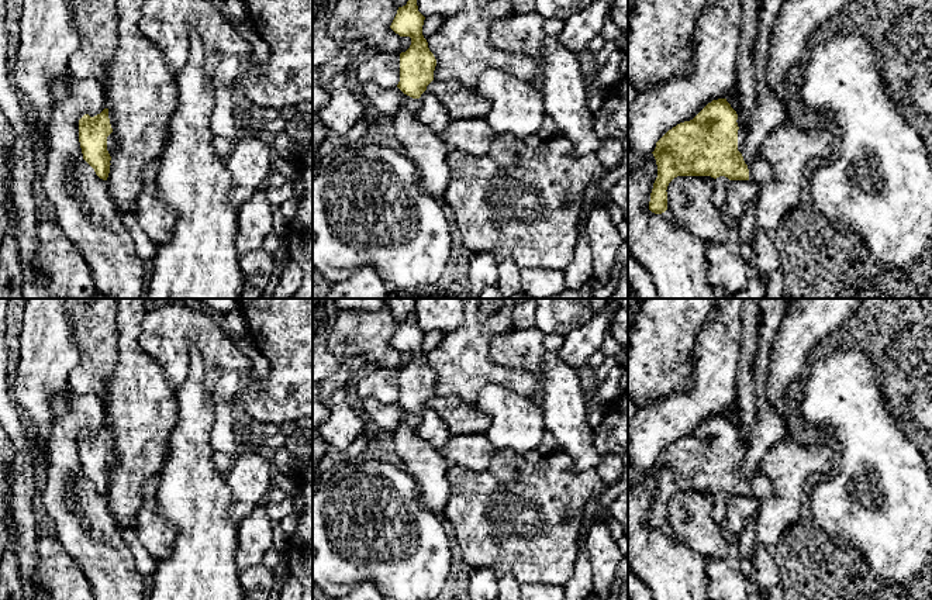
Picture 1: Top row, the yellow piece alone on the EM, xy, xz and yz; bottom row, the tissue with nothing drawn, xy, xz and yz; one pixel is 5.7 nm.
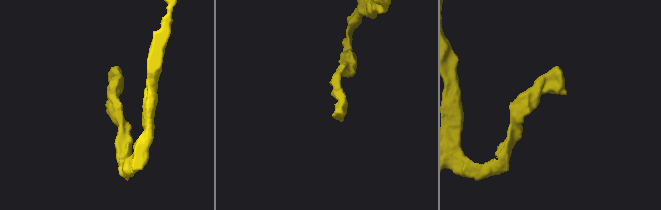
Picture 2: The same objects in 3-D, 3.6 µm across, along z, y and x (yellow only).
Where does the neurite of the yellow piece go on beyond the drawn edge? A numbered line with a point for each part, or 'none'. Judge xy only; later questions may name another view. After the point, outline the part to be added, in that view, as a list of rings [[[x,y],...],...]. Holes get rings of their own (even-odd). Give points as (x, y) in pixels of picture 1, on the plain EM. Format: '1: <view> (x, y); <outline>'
1: xy (111, 455); [[[111,448],[108,452],[107,452],[107,466],[110,469],[110,472],[113,472],[118,465],[118,454],[115,452],[114,448]]]

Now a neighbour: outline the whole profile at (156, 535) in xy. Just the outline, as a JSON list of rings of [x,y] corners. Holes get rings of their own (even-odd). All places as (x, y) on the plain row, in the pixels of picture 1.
[[[142,507],[137,515],[137,537],[144,548],[156,559],[169,556],[176,528],[166,523],[152,507]]]

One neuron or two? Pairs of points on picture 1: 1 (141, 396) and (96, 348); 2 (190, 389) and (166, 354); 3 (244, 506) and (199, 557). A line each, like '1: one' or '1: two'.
1: two
2: two
3: two

